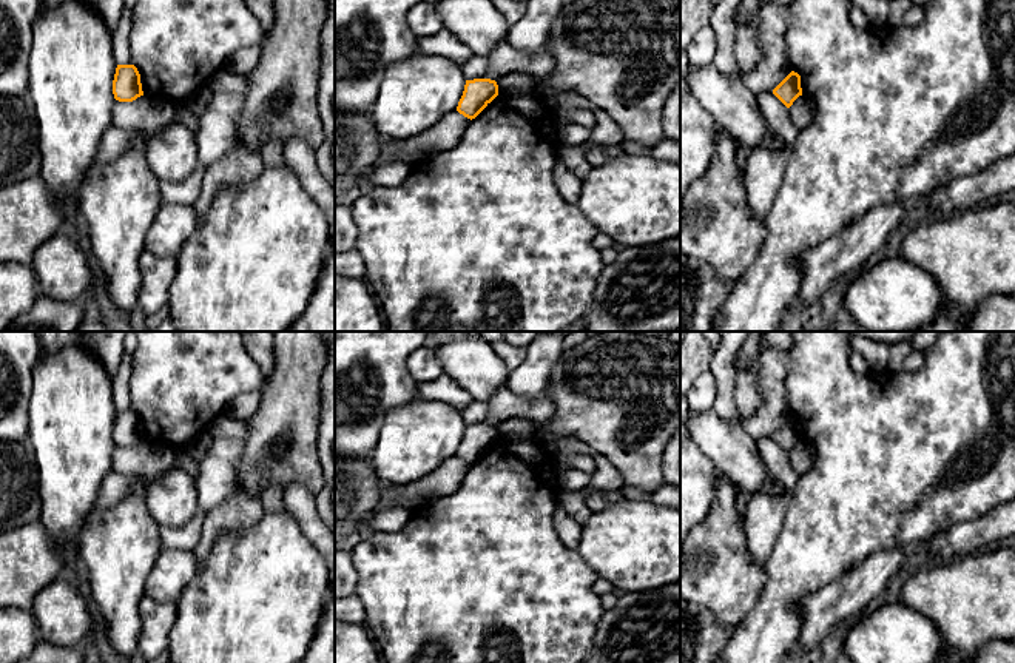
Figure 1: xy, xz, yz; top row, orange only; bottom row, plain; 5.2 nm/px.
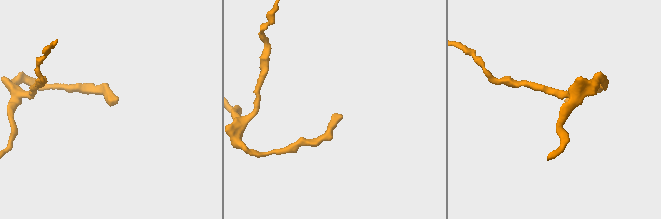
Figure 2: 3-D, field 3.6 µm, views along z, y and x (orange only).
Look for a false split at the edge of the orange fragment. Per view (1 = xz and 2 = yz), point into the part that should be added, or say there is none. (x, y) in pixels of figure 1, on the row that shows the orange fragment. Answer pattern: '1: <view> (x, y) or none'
1: none
2: none

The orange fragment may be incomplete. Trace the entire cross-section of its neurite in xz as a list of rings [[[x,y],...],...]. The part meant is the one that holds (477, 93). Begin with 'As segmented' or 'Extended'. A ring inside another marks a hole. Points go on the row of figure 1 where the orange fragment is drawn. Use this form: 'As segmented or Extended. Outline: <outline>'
As segmented. Outline: [[[491,79],[466,80],[457,111],[467,119],[475,119],[495,97],[498,85]]]

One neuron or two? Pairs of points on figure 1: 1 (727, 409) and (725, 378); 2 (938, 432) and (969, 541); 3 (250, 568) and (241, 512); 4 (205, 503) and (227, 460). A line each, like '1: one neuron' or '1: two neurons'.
1: one neuron
2: two neurons
3: two neurons
4: one neuron

